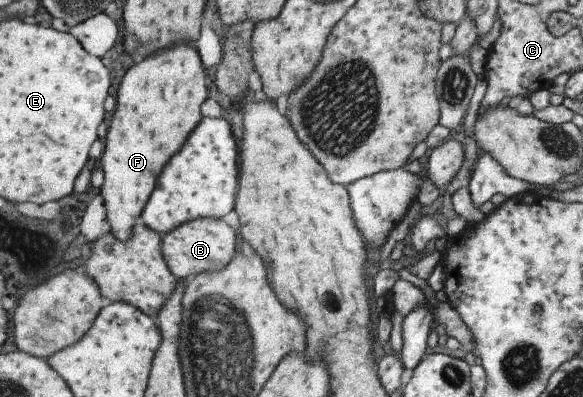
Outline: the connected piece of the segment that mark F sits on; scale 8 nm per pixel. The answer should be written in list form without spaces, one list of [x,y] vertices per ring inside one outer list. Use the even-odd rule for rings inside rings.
[[[177,45],[169,51],[163,51],[141,65],[133,67],[127,77],[123,79],[121,91],[119,91],[119,105],[113,117],[113,125],[109,129],[107,147],[100,161],[97,163],[104,173],[104,183],[100,193],[103,196],[107,210],[107,221],[110,229],[119,240],[128,242],[133,235],[134,227],[140,222],[143,210],[150,202],[158,179],[165,166],[181,151],[189,135],[195,131],[195,127],[201,123],[201,105],[209,97],[207,93],[207,71],[203,67],[203,61],[195,47],[191,45]]]

